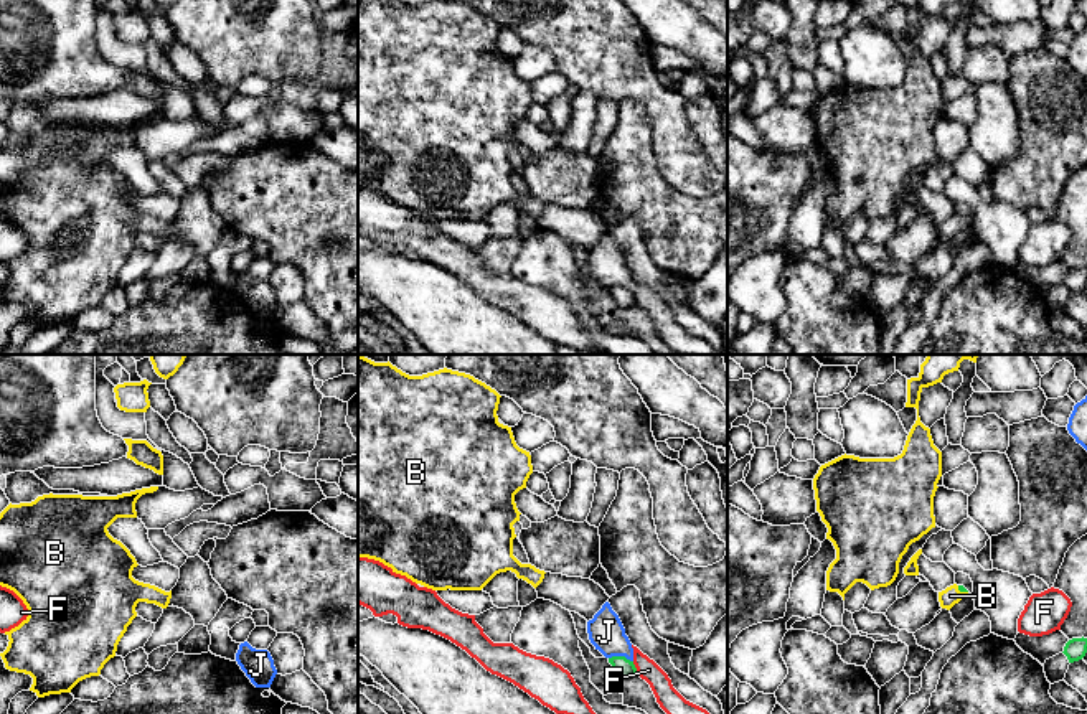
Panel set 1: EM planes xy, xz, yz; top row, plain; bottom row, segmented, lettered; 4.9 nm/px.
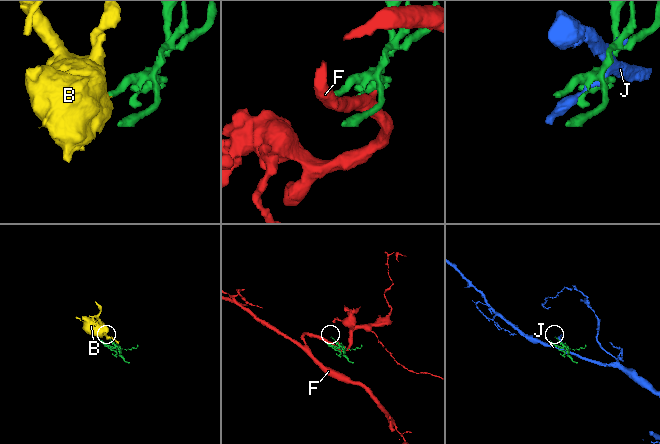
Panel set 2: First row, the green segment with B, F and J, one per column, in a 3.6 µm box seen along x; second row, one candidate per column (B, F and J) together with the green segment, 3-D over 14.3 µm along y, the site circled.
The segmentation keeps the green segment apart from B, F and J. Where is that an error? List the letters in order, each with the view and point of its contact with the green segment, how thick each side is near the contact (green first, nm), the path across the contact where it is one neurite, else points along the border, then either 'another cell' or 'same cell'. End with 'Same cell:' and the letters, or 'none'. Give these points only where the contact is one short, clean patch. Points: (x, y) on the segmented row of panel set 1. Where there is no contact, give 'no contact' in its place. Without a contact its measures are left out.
B: contact yz (962, 591); calibres 30 and 90 nm; way yz (960, 587), (962, 591), (950, 596); same cell
F: contact xz (635, 668); calibres 90 and 110 nm; another cell
J: contact xz (621, 657); calibres 90 and 180 nm; another cell
Same cell: B

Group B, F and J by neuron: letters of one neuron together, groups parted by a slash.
B / F / J

